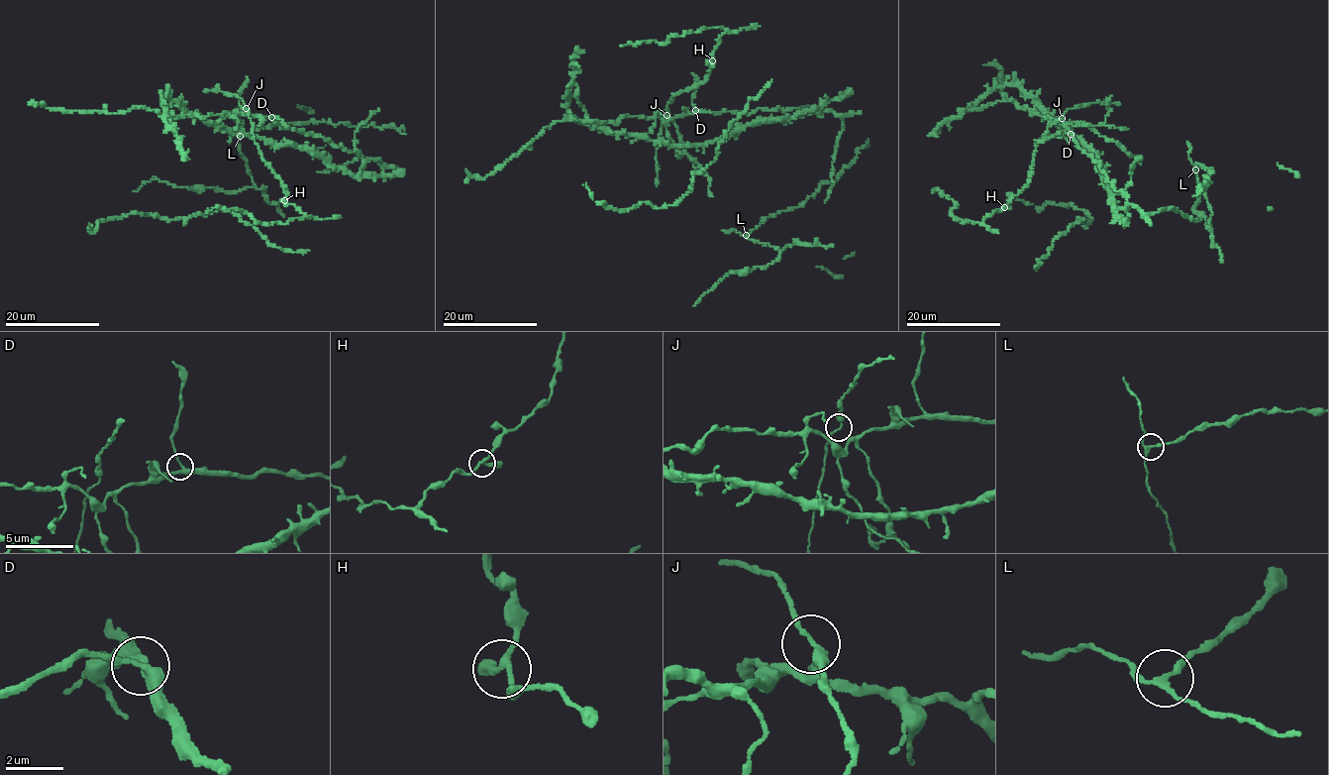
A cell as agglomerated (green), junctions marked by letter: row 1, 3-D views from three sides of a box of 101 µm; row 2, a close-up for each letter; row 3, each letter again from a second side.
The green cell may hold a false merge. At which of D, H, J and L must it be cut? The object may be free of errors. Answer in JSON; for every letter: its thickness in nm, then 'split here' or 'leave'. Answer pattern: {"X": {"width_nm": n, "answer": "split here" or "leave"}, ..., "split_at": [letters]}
{"D": {"width_nm": 260, "answer": "leave"}, "H": {"width_nm": 190, "answer": "leave"}, "J": {"width_nm": 180, "answer": "leave"}, "L": {"width_nm": 180, "answer": "split here"}, "split_at": ["L"]}

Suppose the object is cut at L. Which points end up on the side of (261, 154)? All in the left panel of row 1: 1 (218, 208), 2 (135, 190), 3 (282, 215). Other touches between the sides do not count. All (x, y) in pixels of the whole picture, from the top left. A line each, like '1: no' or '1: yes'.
1: yes
2: no
3: no

